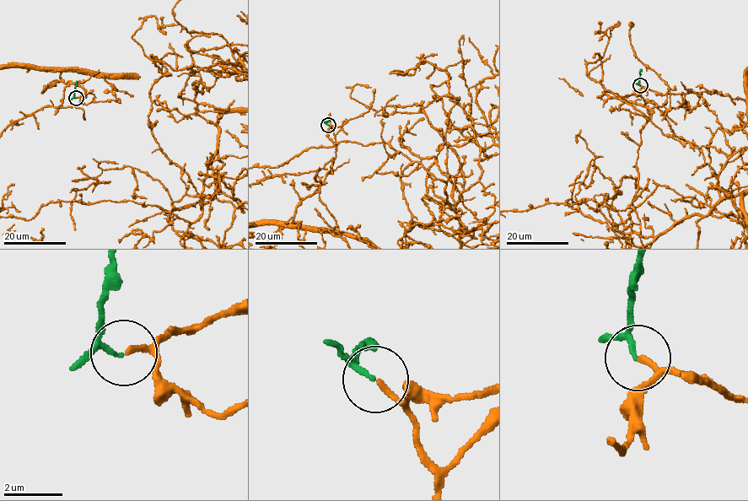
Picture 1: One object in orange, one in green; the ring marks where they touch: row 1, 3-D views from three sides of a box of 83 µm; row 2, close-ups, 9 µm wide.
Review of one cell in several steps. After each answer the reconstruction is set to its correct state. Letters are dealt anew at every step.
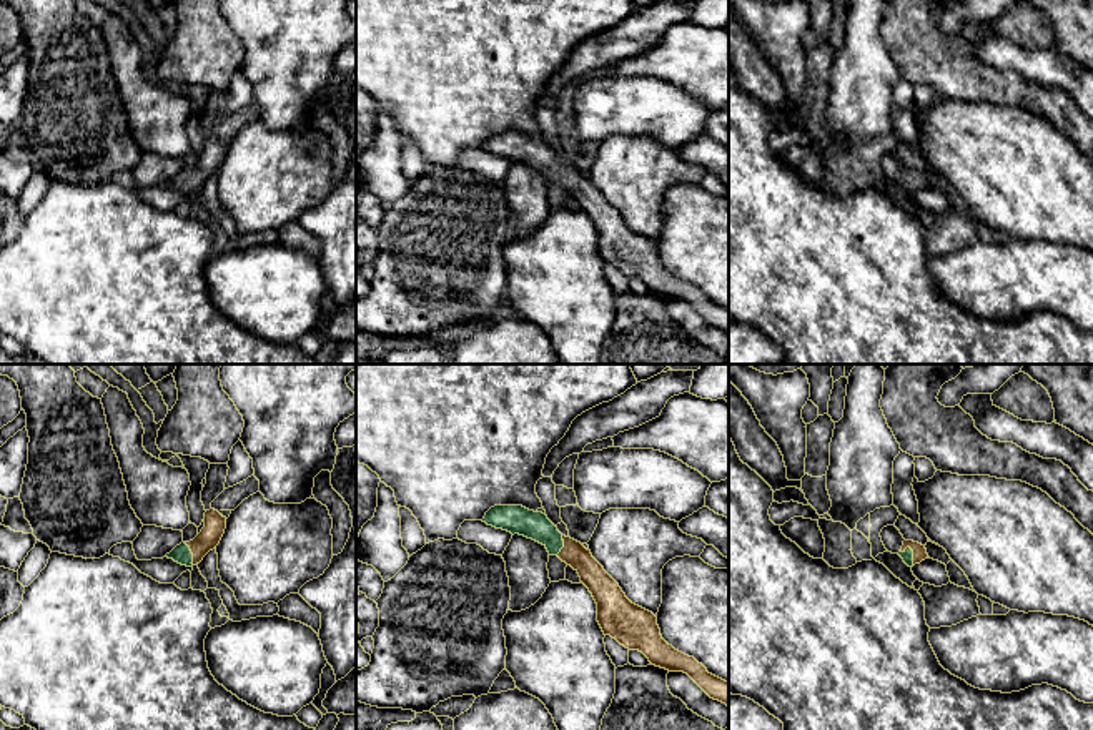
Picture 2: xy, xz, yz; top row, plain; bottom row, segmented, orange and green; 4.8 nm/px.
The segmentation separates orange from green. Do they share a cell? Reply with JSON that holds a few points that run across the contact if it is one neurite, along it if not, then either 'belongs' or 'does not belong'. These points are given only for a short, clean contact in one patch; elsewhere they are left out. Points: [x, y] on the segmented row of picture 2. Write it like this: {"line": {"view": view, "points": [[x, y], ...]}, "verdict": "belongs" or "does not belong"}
{"line": {"view": "yz", "points": [[920, 554], [914, 552], [907, 556]]}, "verdict": "belongs"}

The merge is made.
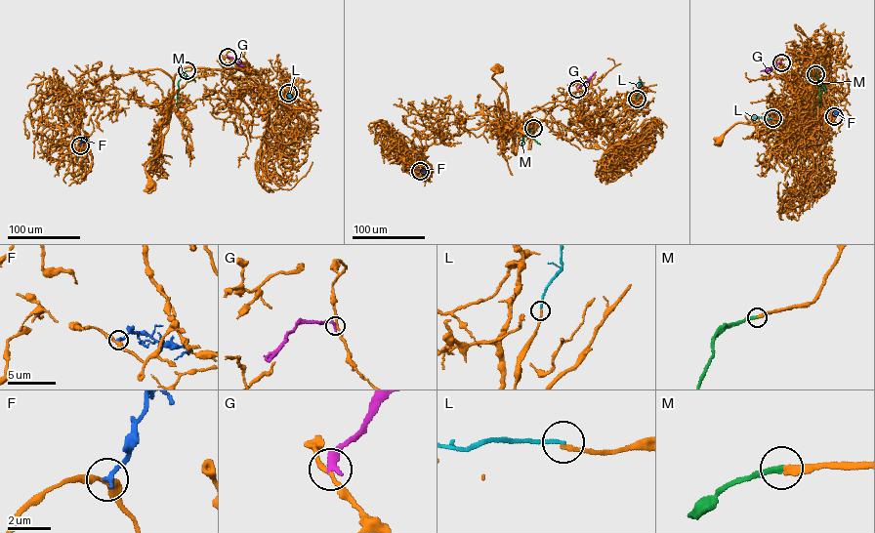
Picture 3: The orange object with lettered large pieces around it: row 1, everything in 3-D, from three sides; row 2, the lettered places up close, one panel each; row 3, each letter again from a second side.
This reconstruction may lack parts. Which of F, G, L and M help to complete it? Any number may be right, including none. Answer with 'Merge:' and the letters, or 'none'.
Merge: M

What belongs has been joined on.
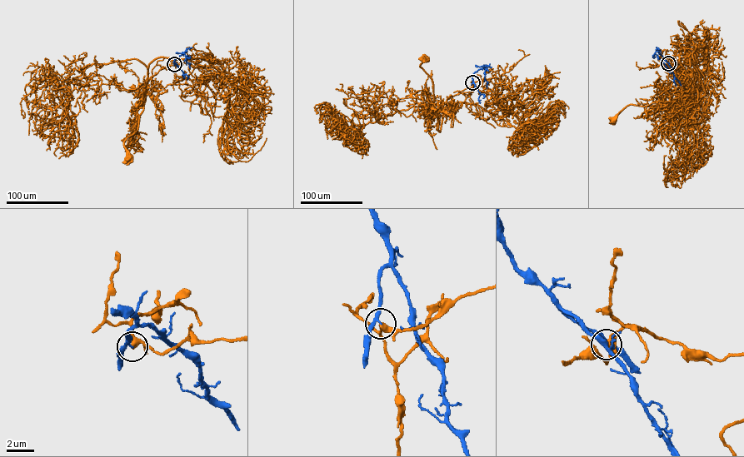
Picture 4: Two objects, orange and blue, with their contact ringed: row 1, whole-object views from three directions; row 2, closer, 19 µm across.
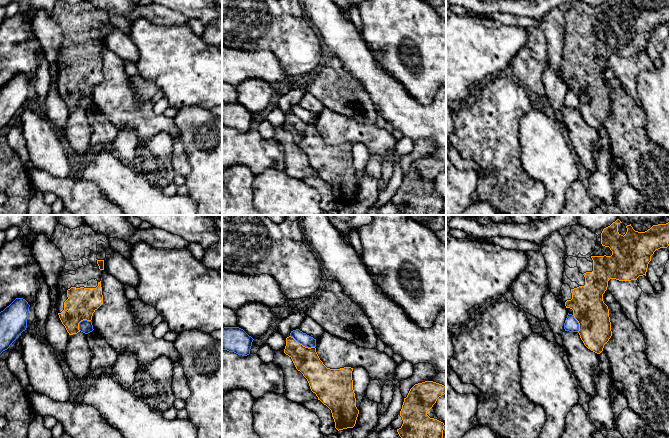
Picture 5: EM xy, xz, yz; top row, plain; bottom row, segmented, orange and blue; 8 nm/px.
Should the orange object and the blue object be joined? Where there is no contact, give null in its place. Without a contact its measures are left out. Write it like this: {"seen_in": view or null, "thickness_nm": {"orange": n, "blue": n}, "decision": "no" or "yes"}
{"seen_in": "xz", "thickness_nm": {"orange": 200, "blue": 90}, "decision": "no"}

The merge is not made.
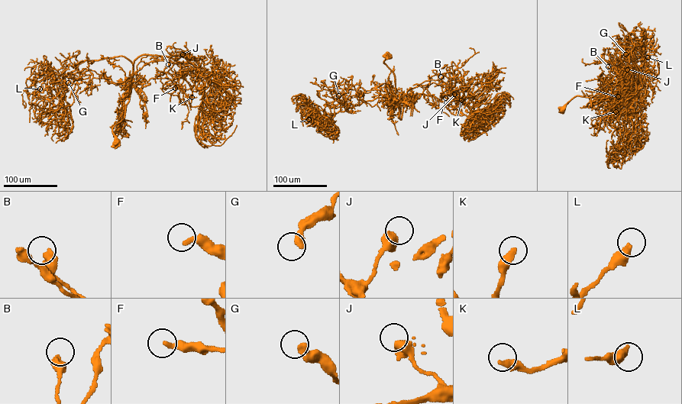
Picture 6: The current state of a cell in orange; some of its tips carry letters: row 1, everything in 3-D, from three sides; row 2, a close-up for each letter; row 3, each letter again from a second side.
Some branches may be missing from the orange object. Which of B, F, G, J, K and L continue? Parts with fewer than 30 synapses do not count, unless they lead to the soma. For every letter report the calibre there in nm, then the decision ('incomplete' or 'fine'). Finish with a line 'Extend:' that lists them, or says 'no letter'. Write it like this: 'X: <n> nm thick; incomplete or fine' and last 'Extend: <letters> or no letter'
B: 500 nm thick; fine
F: 280 nm thick; fine
G: 400 nm thick; fine
J: 600 nm thick; fine
K: 400 nm thick; incomplete
L: 480 nm thick; fine
Extend: K

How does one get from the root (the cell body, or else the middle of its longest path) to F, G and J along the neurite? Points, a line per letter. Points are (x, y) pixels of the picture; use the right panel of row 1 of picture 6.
F: (562, 109), (577, 95), (638, 91), (642, 84), (630, 56), (633, 75), (620, 82), (615, 97), (618, 96)
G: (562, 109), (577, 95), (625, 93), (619, 60), (644, 46), (644, 51), (625, 54)
J: (562, 109), (577, 95), (638, 91), (642, 84), (630, 56), (633, 75), (628, 80), (624, 75), (627, 69)

